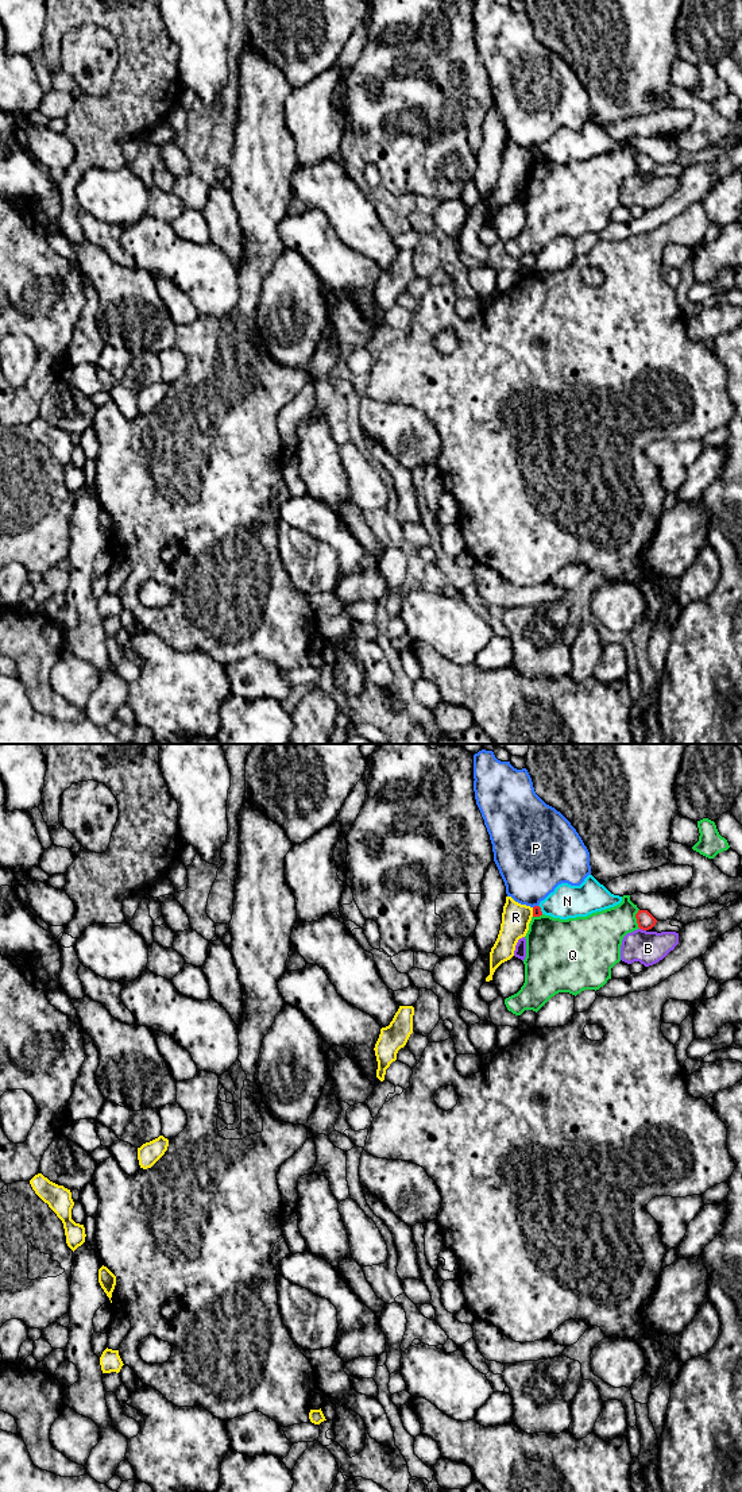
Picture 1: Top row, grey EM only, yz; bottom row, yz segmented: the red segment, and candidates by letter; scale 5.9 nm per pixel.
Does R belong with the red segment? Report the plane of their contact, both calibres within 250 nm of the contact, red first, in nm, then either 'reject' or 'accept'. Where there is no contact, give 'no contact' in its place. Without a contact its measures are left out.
yz | 50/170 nm | reject

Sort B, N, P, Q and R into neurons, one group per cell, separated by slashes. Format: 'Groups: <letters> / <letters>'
Groups: B / N / P / Q / R

